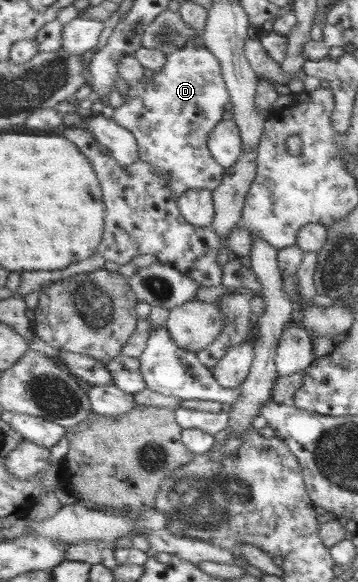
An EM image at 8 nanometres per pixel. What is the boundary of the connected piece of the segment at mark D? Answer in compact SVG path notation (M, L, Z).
M188 43L181 51L166 54L166 66L142 86L137 98L124 96L123 103L114 110L113 119L133 133L139 145L140 159L155 165L171 186L175 200L189 190L206 189L213 191L222 185L226 177L226 167L219 163L211 153L208 139L218 123L223 121L225 105L231 102L230 90L223 75L222 64L210 50L199 48L197 44Z

